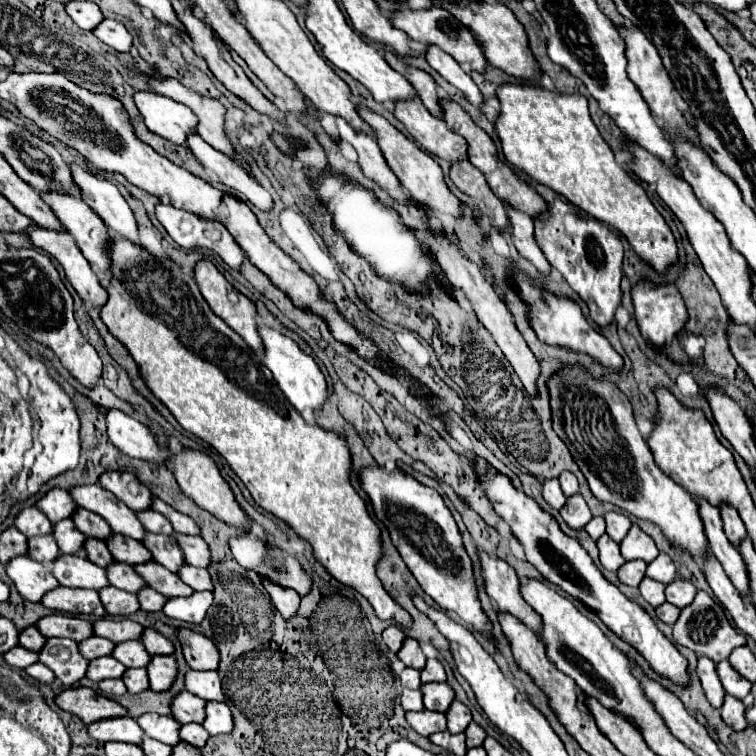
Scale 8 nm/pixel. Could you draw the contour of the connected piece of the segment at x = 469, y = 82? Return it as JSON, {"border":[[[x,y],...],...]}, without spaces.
{"border":[[[429,46],[429,48],[427,48],[427,54],[425,54],[425,60],[427,60],[427,62],[431,64],[431,68],[437,70],[449,84],[453,84],[455,88],[459,88],[459,90],[465,94],[465,98],[467,98],[473,106],[477,106],[477,108],[483,106],[483,94],[481,94],[479,86],[477,86],[477,84],[473,82],[473,78],[459,66],[459,62],[457,62],[453,56],[445,54],[441,48]]]}

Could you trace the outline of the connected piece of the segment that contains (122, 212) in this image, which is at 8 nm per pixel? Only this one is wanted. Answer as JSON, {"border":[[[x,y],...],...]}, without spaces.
{"border":[[[69,164],[69,168],[71,168],[75,184],[79,184],[83,192],[85,204],[89,204],[101,216],[101,220],[113,230],[115,236],[127,238],[129,242],[143,248],[133,210],[129,208],[127,200],[117,190],[117,186],[109,182],[107,178],[97,178],[75,164]]]}

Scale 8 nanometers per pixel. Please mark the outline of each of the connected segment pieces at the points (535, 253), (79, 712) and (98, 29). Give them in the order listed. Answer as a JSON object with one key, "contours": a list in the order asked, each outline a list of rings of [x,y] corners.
{"contours":[[[[507,208],[509,212],[509,222],[511,222],[511,234],[513,234],[513,244],[517,248],[517,252],[527,258],[537,272],[541,274],[541,278],[545,280],[551,274],[551,264],[547,262],[545,254],[541,252],[537,240],[535,240],[535,228],[533,228],[533,220],[531,216],[523,214],[523,212],[515,212],[513,208]]],[[[75,686],[75,688],[67,688],[67,690],[59,692],[55,696],[55,704],[61,710],[79,716],[85,724],[127,714],[127,710],[123,706],[119,706],[111,698],[105,698],[103,694],[97,694],[85,686]]],[[[103,18],[103,22],[93,28],[93,34],[119,52],[127,52],[131,46],[131,34],[127,32],[127,28],[111,18]]]]}

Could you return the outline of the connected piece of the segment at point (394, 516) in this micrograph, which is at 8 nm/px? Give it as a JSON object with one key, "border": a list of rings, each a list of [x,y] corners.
{"border":[[[379,466],[365,468],[361,482],[363,490],[373,502],[377,518],[387,526],[395,548],[403,556],[421,588],[439,604],[439,608],[455,612],[473,630],[491,636],[493,624],[479,602],[473,562],[465,552],[459,528],[439,492],[423,486],[421,482],[399,470],[389,474]]]}

